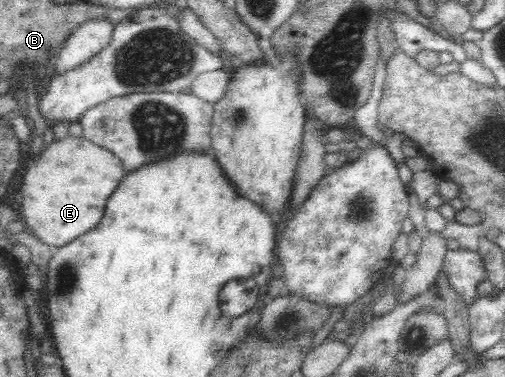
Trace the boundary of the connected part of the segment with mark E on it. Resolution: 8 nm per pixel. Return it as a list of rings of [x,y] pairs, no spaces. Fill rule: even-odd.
[[[70,134],[60,141],[54,140],[52,145],[46,147],[38,159],[32,159],[26,168],[26,175],[19,192],[22,217],[24,217],[27,230],[42,244],[53,249],[71,243],[100,224],[108,198],[118,187],[120,179],[126,175],[120,159],[110,151],[96,146],[96,143],[82,136],[78,138]]]

